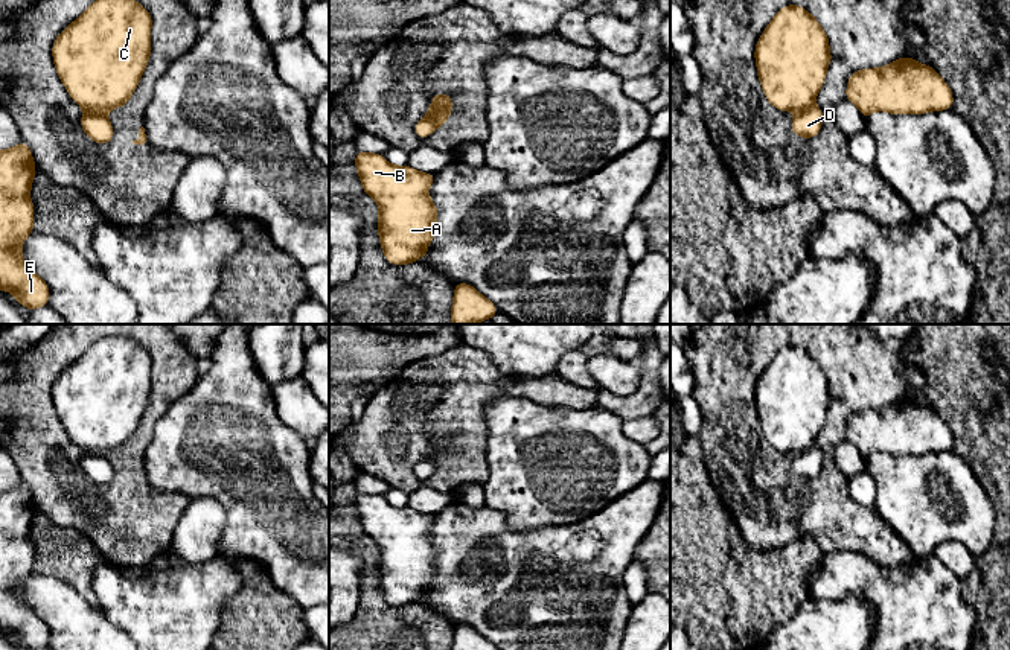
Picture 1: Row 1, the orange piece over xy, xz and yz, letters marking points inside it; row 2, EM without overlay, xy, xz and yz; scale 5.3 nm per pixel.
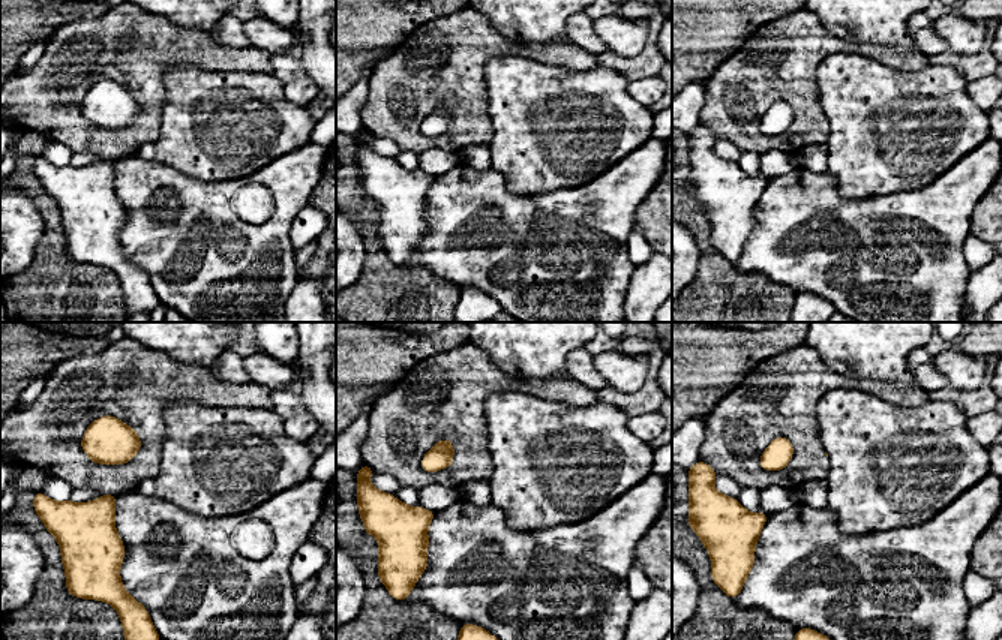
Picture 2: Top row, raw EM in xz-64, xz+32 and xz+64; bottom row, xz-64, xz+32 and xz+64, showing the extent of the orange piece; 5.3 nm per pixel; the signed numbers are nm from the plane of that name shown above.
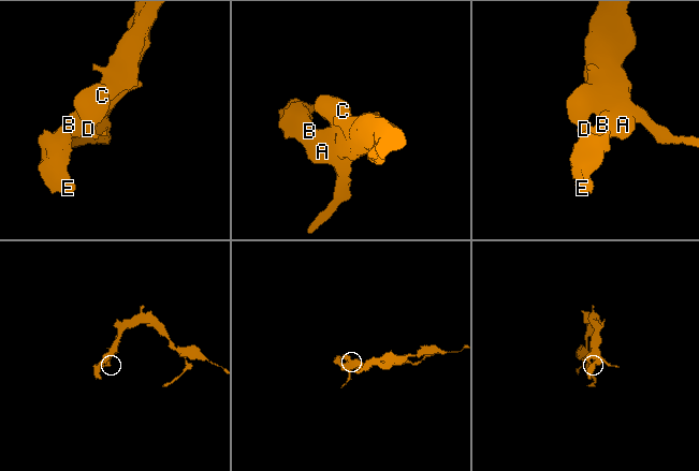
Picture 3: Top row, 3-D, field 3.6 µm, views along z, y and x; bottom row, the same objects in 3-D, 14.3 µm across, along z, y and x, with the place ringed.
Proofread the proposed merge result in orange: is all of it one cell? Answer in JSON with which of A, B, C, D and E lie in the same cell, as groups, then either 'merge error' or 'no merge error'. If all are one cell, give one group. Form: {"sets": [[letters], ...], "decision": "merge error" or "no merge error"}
{"sets": [["A", "B", "C", "E"], ["D"]], "decision": "merge error"}

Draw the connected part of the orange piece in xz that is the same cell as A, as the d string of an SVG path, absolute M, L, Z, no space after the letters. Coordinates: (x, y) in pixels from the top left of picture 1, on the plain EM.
M358 492L353 504L364 534L379 548L378 575L385 601L407 606L427 597L437 571L437 550L428 536L436 515L390 505L373 493Z

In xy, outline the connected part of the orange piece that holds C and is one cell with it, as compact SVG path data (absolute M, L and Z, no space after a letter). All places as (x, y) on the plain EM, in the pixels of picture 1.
M131 338L93 343L53 382L56 414L70 438L91 454L125 448L151 394L149 353Z

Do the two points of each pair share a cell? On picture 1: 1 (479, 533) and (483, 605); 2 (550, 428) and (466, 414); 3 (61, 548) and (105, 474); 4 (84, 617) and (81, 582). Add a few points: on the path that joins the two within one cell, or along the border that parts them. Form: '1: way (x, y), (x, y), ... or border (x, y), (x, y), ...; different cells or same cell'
1: way (471, 551), (471, 583), (474, 586); same cell
2: border (512, 395), (492, 398), (485, 405), (485, 454); different cells
3: border (37, 509), (63, 528); different cells
4: border (52, 576), (69, 582), (99, 611); different cells

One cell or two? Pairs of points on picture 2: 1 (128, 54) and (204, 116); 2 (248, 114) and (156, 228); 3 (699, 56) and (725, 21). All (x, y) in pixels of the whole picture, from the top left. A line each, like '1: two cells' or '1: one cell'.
1: two cells
2: two cells
3: one cell

